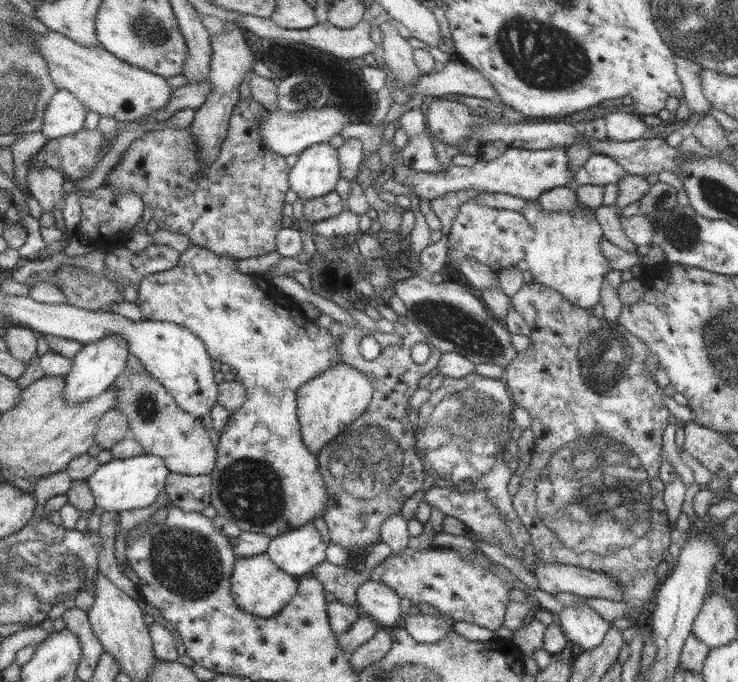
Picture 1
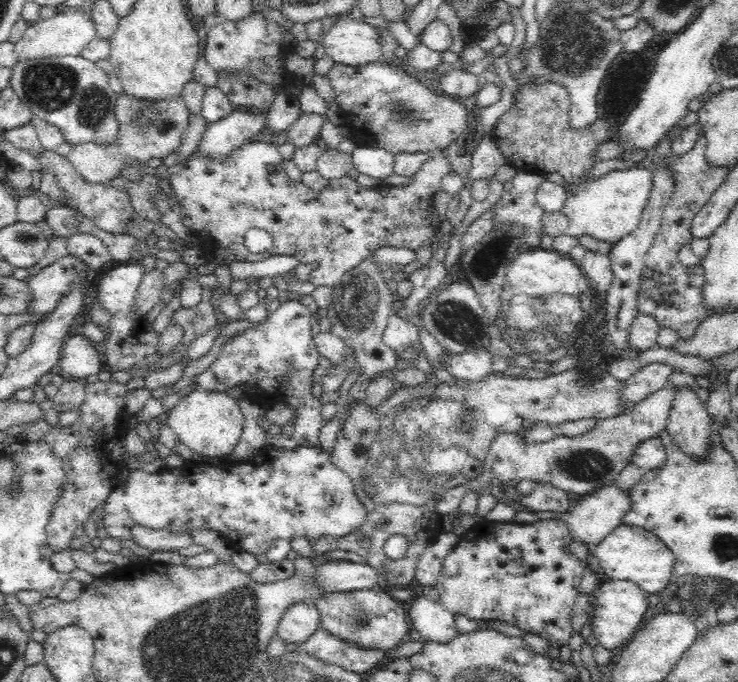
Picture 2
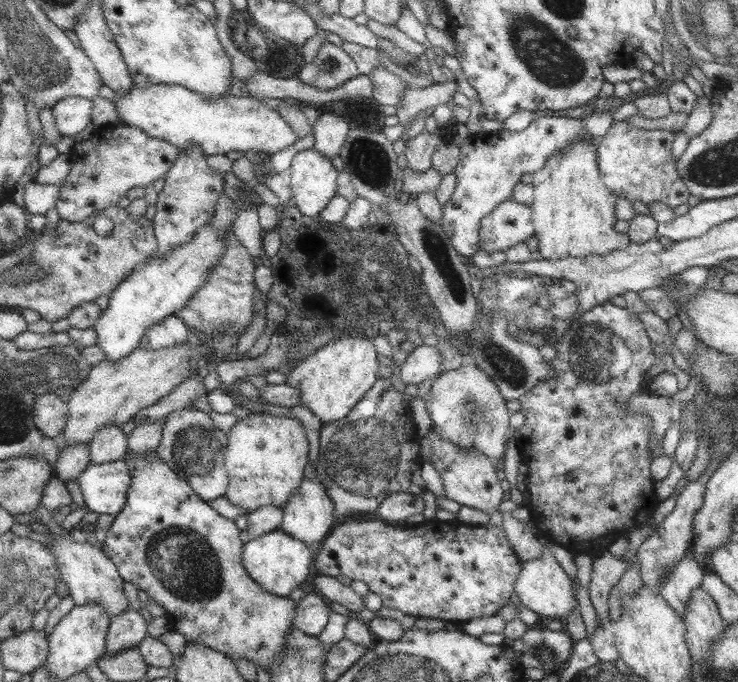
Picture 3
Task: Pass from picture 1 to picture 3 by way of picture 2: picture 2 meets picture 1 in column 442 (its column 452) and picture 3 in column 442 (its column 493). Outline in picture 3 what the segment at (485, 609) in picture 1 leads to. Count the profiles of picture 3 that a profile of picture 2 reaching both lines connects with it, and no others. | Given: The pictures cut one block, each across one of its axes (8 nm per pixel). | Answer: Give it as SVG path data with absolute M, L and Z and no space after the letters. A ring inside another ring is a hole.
M345 518L335 524L330 533L317 546L313 557L313 571L327 577L346 576L349 580L361 580L369 592L381 599L385 608L398 610L416 618L439 618L448 622L467 622L471 618L487 618L495 615L501 606L512 602L513 582L518 578L519 562L509 547L499 526L462 525L457 520L450 524L437 520L423 521L417 528L397 530L379 522L379 534L367 534L365 522Z

